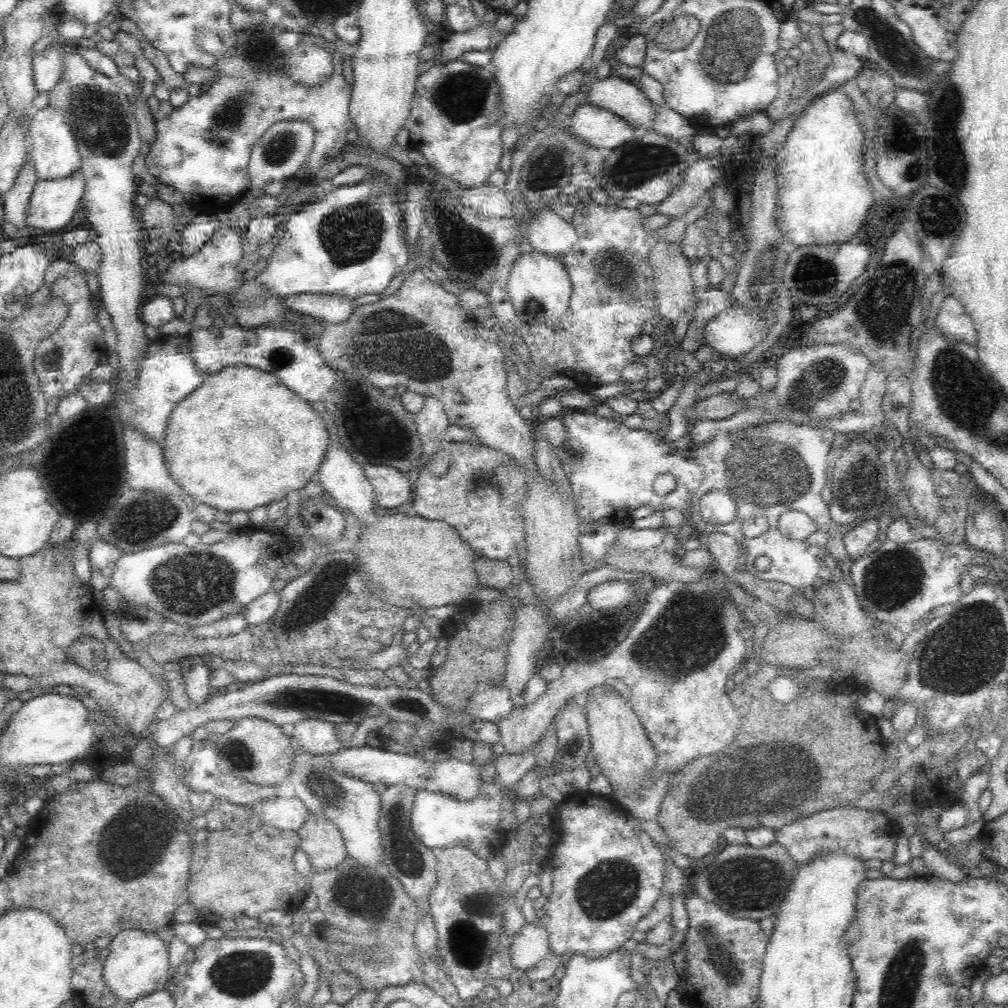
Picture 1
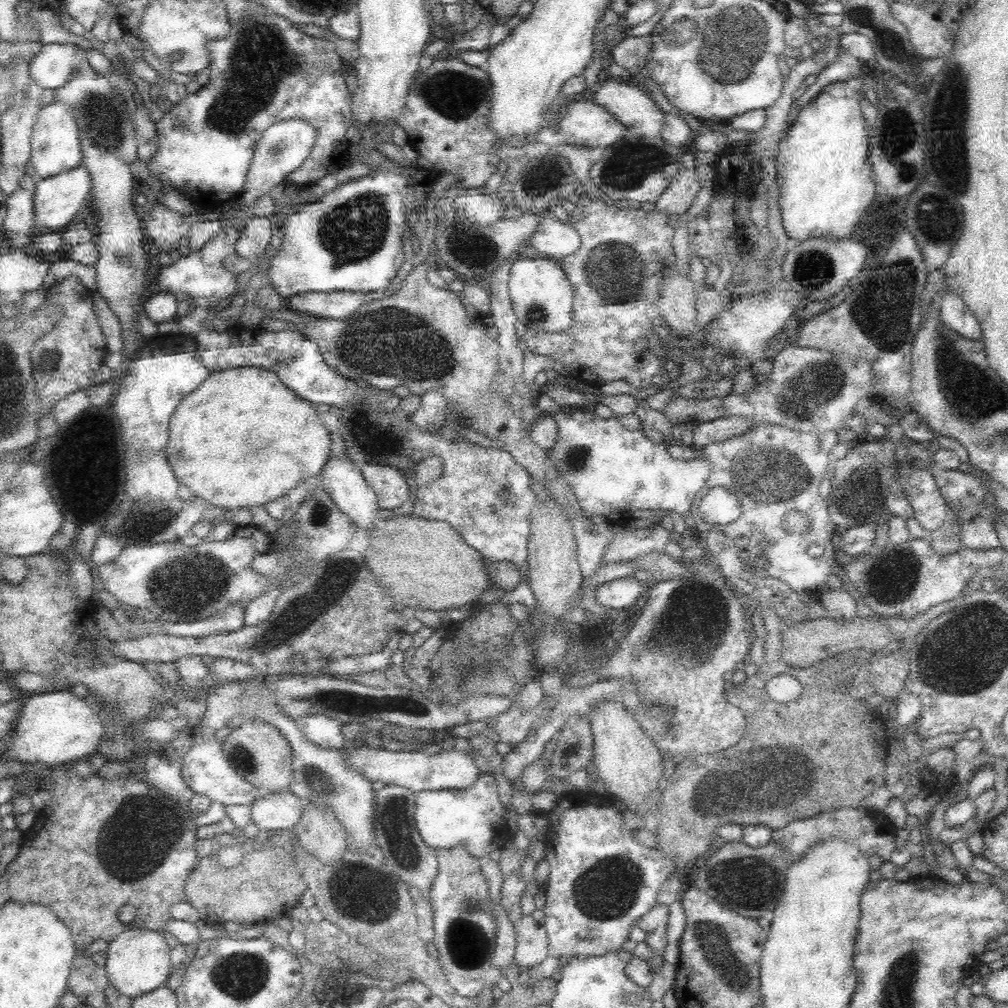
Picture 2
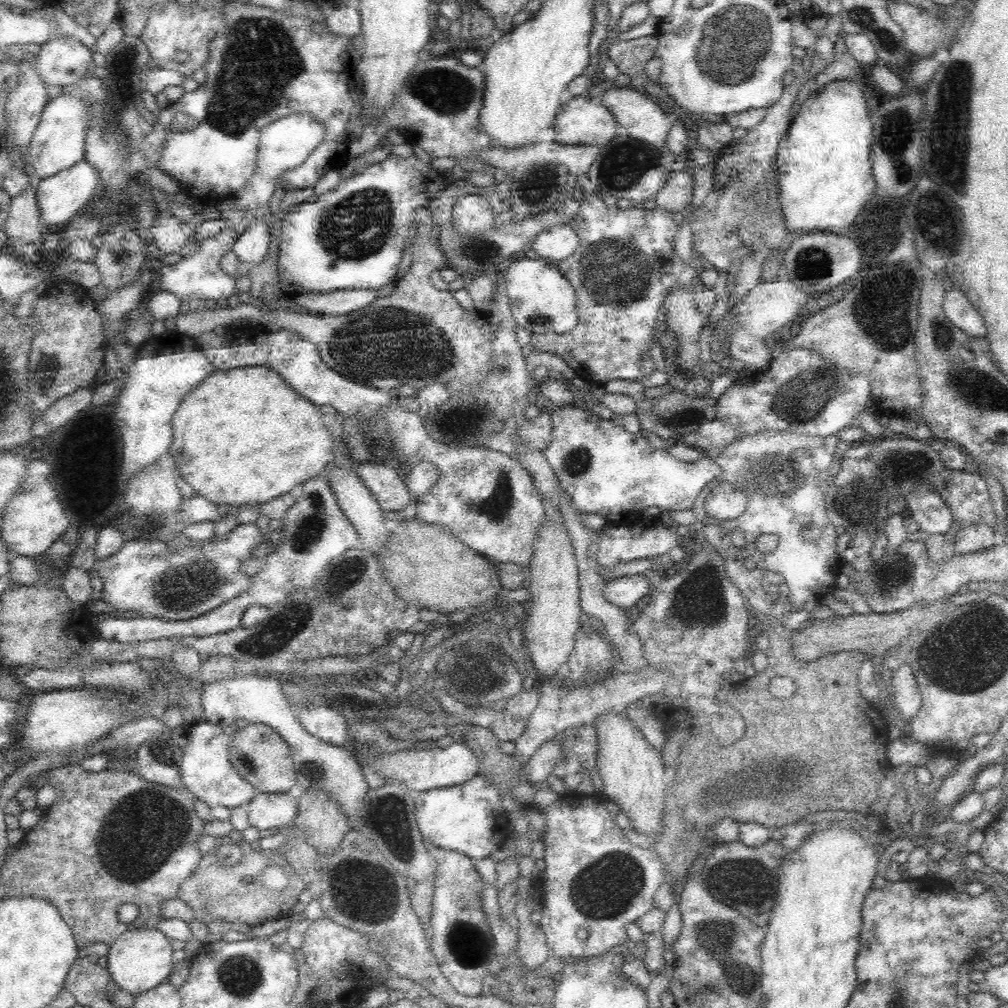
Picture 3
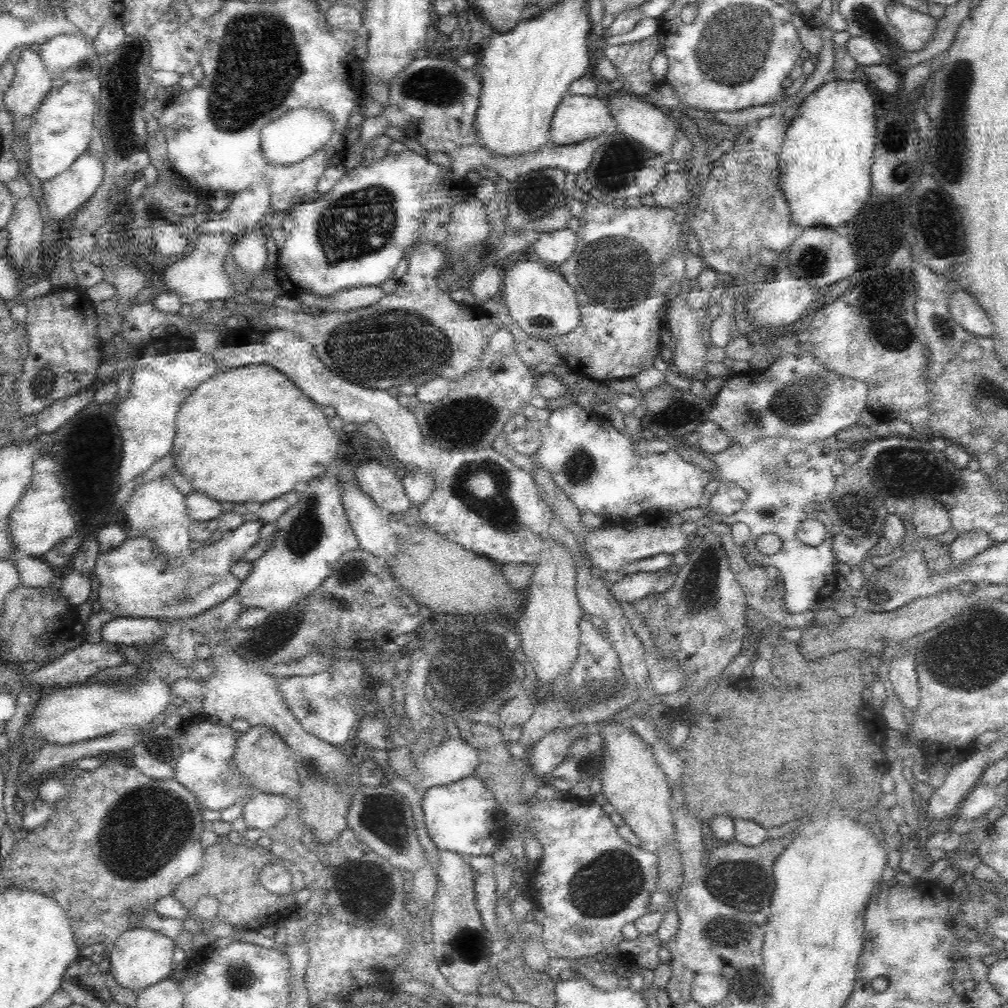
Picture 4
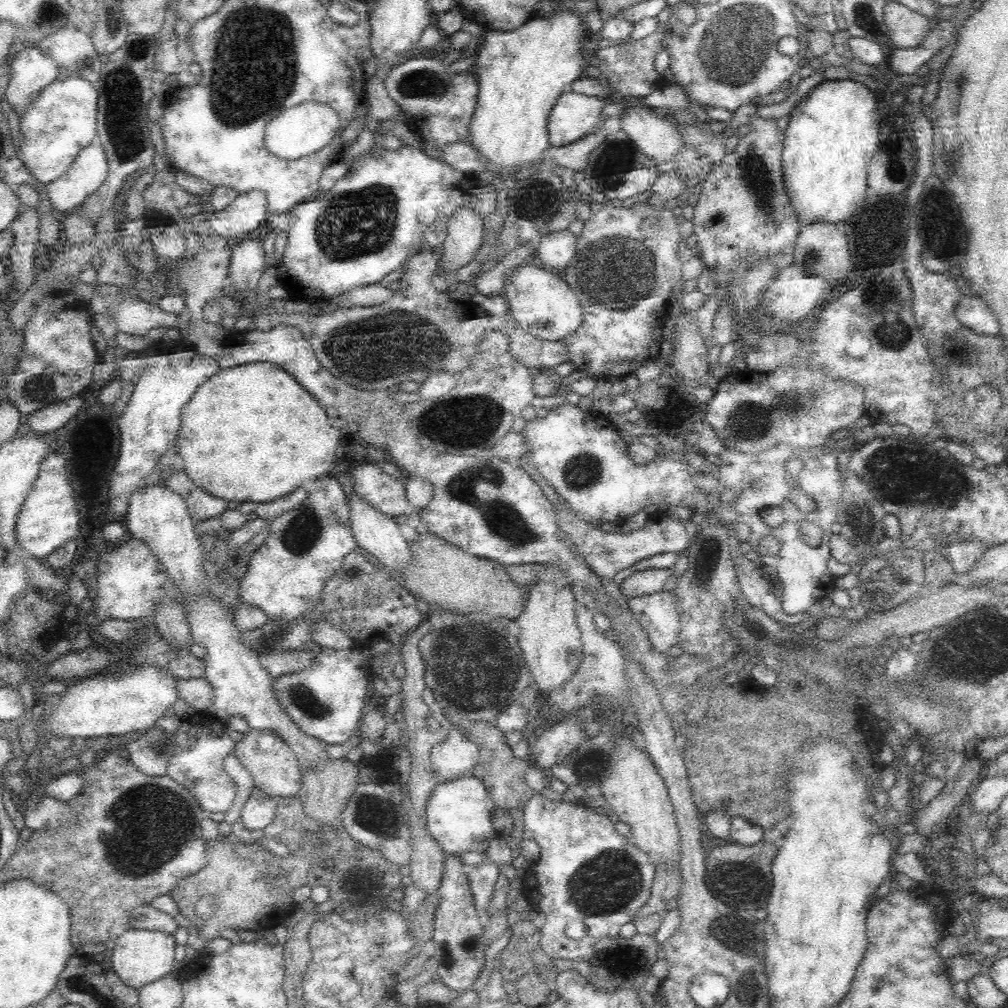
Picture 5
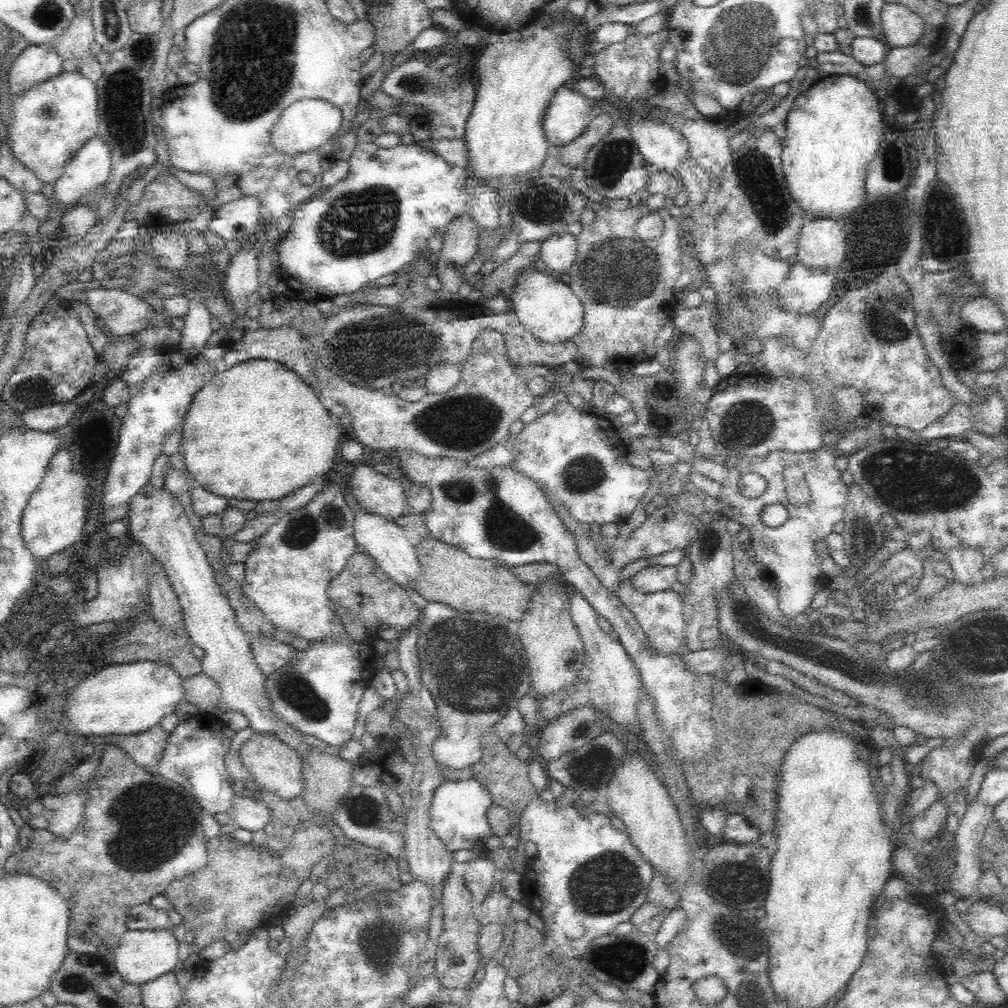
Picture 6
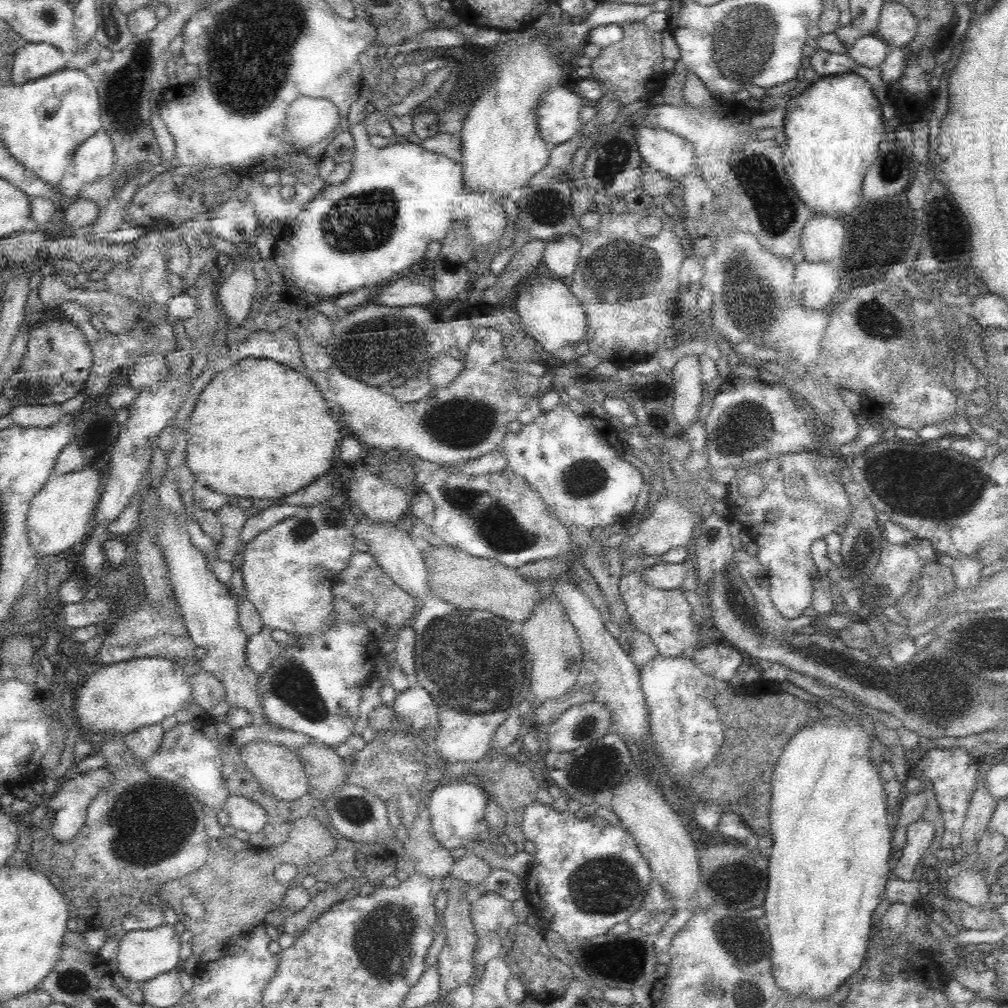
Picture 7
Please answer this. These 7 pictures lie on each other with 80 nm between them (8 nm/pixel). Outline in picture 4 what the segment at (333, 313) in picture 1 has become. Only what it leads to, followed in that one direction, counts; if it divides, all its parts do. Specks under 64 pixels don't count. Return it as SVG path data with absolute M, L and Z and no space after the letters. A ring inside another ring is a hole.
M359 286L353 289L338 290L334 296L316 296L312 293L300 292L298 302L313 306L314 309L324 311L348 312L372 306L386 296L382 287L378 286Z

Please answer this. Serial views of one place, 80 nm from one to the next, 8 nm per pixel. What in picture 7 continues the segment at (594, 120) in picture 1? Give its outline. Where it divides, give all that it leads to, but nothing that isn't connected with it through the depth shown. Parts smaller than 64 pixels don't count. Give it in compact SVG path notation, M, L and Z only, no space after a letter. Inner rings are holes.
M559 84L557 87L548 89L538 106L539 134L546 142L550 142L550 145L568 142L583 128L582 122L580 122L580 111L585 104L582 101L583 98L570 88L571 86L560 86Z

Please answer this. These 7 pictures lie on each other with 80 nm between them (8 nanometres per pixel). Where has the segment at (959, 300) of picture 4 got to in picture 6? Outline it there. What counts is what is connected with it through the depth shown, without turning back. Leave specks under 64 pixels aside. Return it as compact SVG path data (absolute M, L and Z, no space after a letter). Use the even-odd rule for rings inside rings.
M977 294L963 300L960 311L961 320L972 324L978 333L999 333L1006 331L1006 319L1000 307L992 299Z

